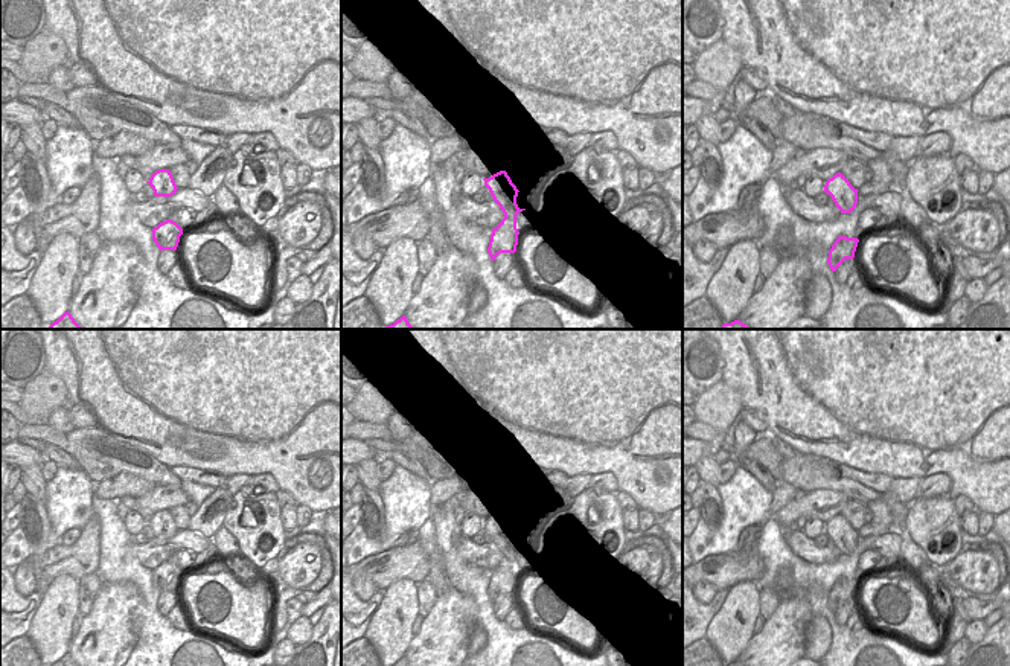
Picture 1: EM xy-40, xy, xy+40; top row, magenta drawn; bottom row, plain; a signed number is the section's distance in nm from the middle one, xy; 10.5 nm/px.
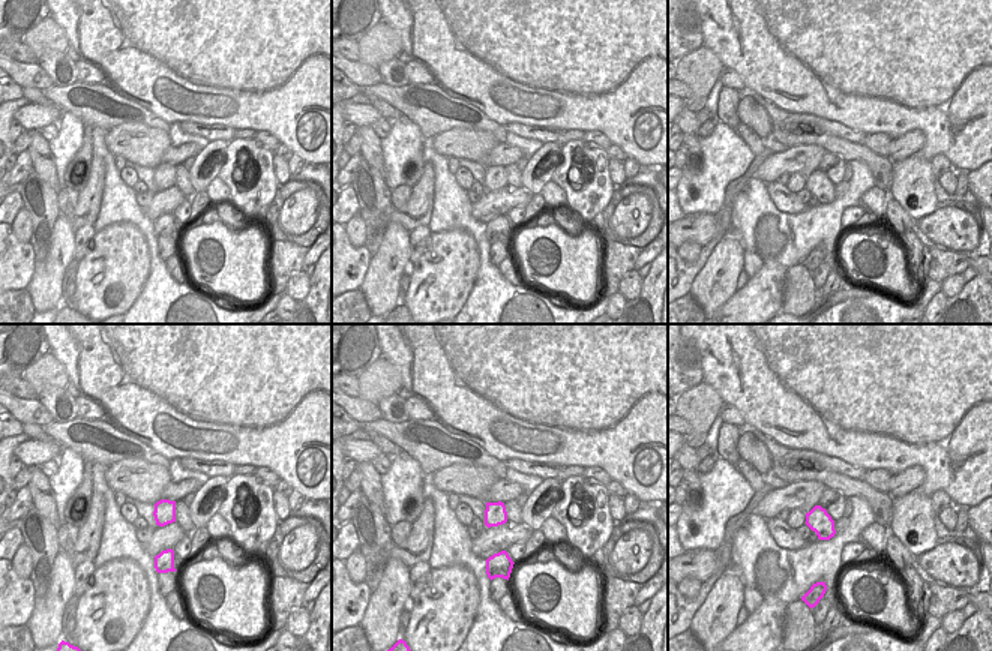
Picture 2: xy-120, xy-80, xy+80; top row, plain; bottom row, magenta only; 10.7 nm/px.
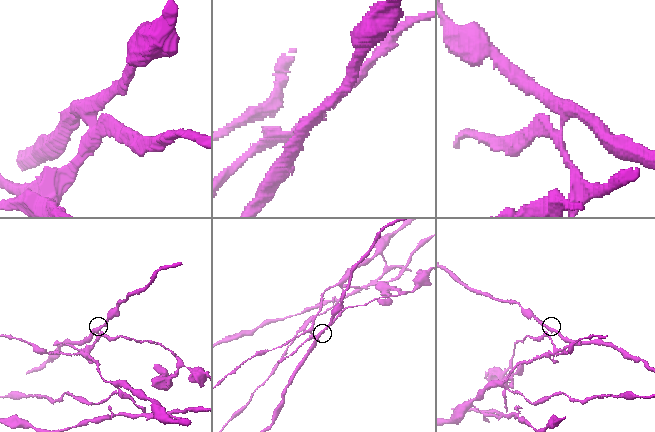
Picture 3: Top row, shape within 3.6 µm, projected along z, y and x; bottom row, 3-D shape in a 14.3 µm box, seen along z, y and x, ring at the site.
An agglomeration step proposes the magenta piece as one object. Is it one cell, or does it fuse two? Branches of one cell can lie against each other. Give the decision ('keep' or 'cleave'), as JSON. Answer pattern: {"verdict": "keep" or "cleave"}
{"verdict": "cleave"}

